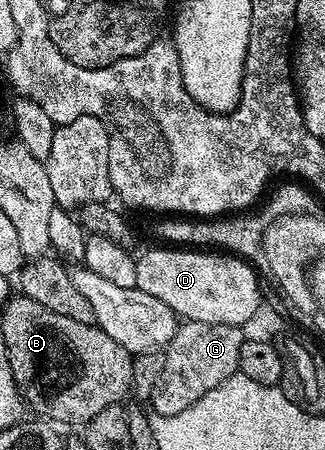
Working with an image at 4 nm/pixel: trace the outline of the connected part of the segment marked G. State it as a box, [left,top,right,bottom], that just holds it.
[151,320,245,416]

